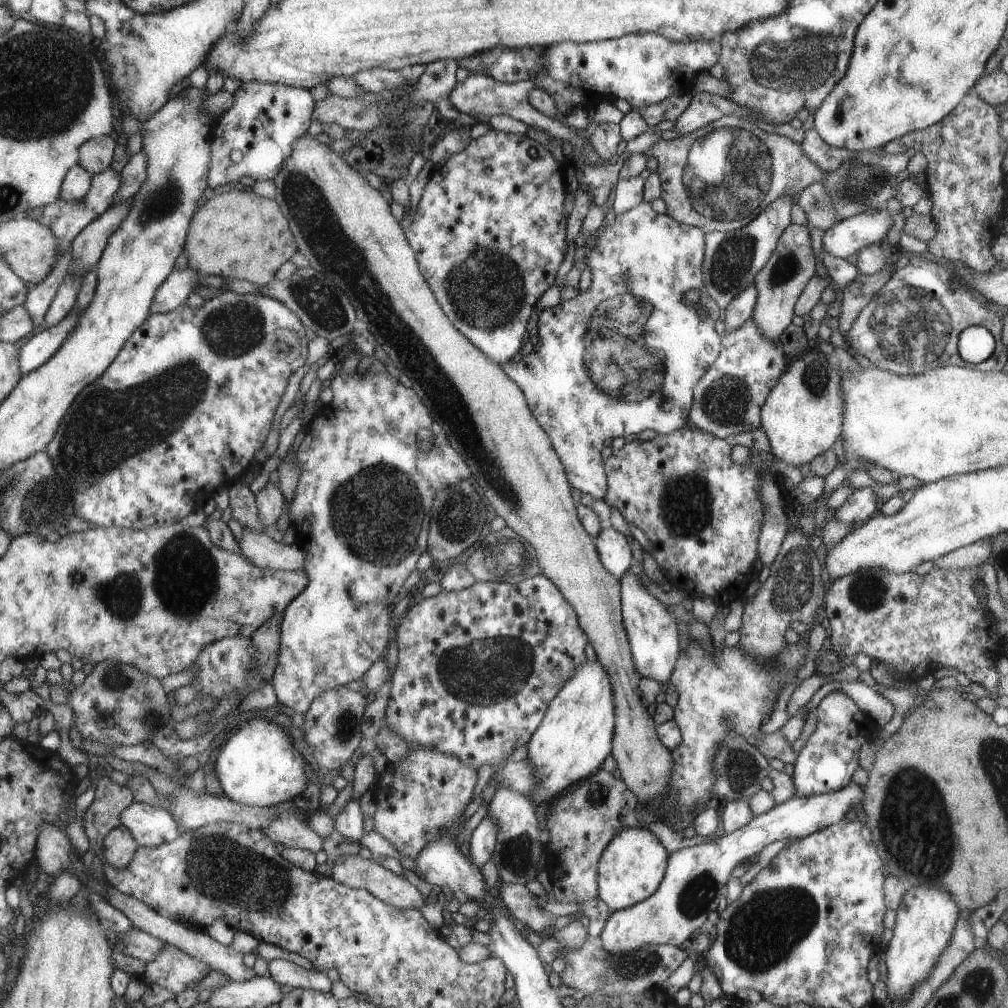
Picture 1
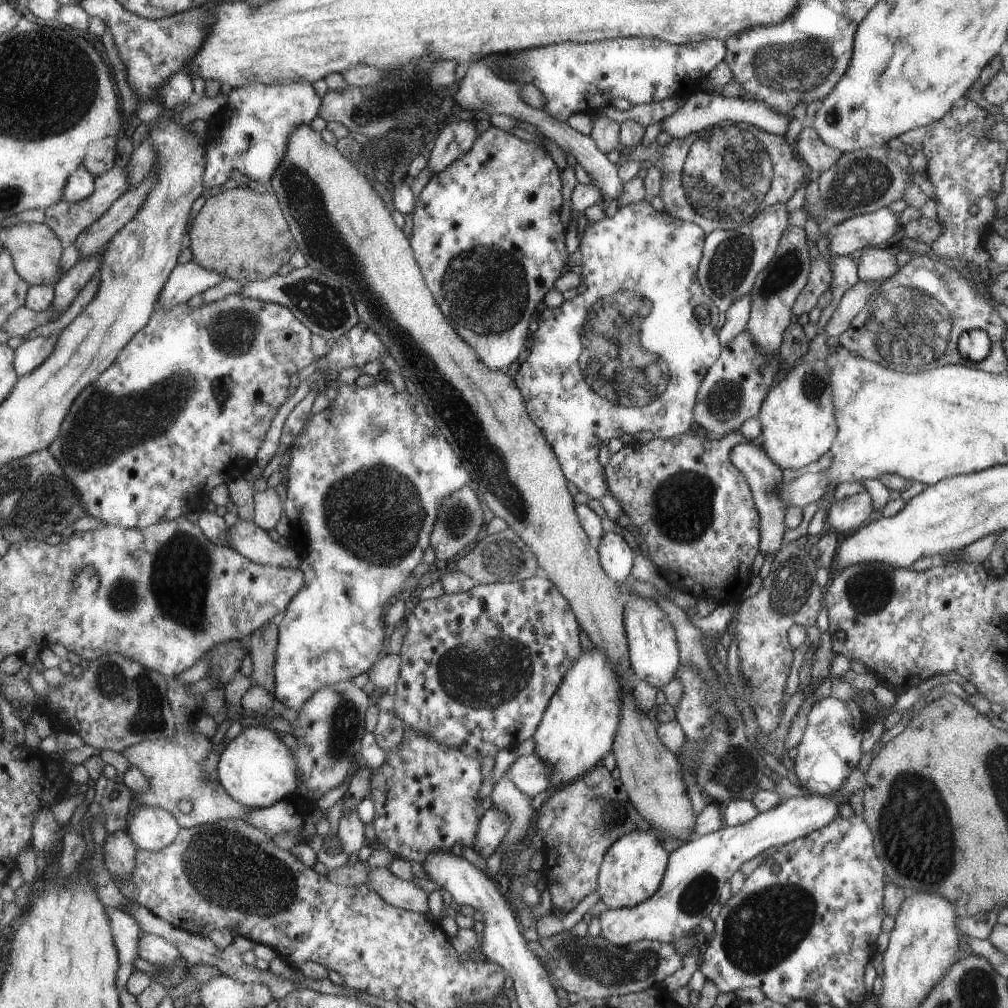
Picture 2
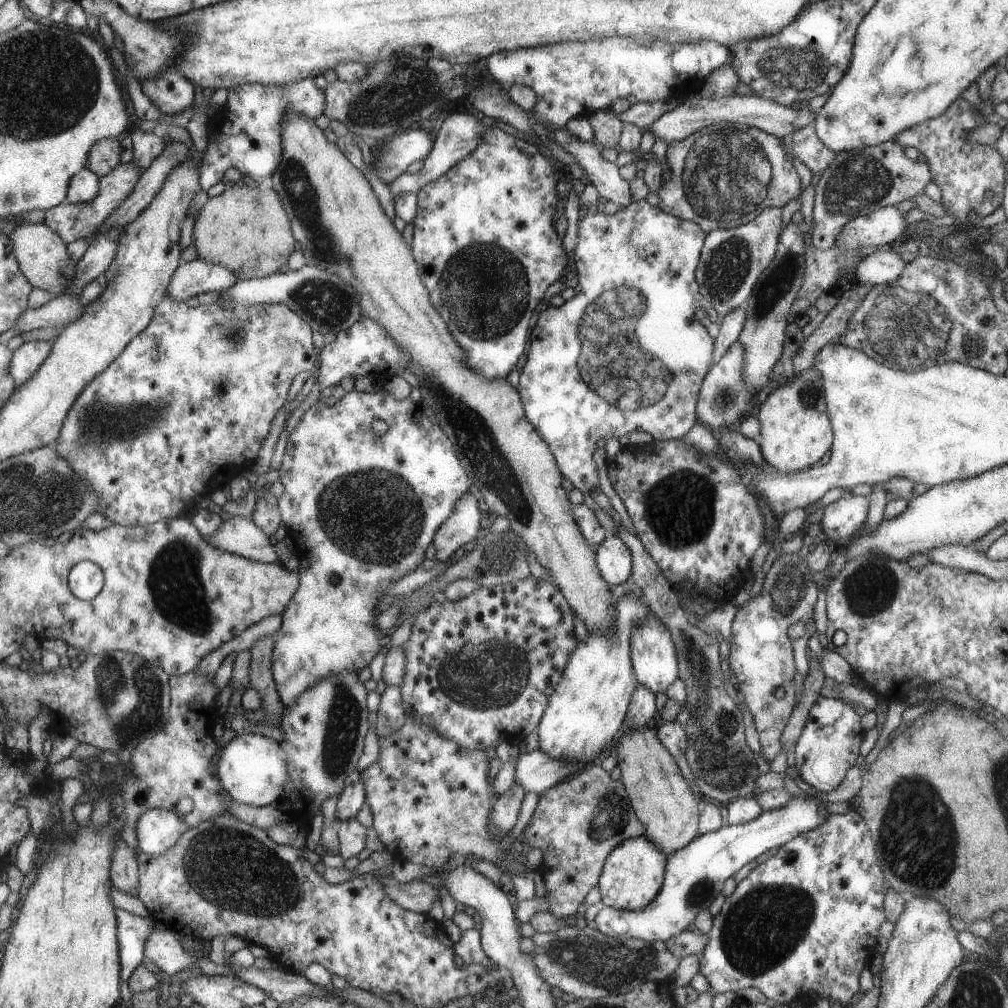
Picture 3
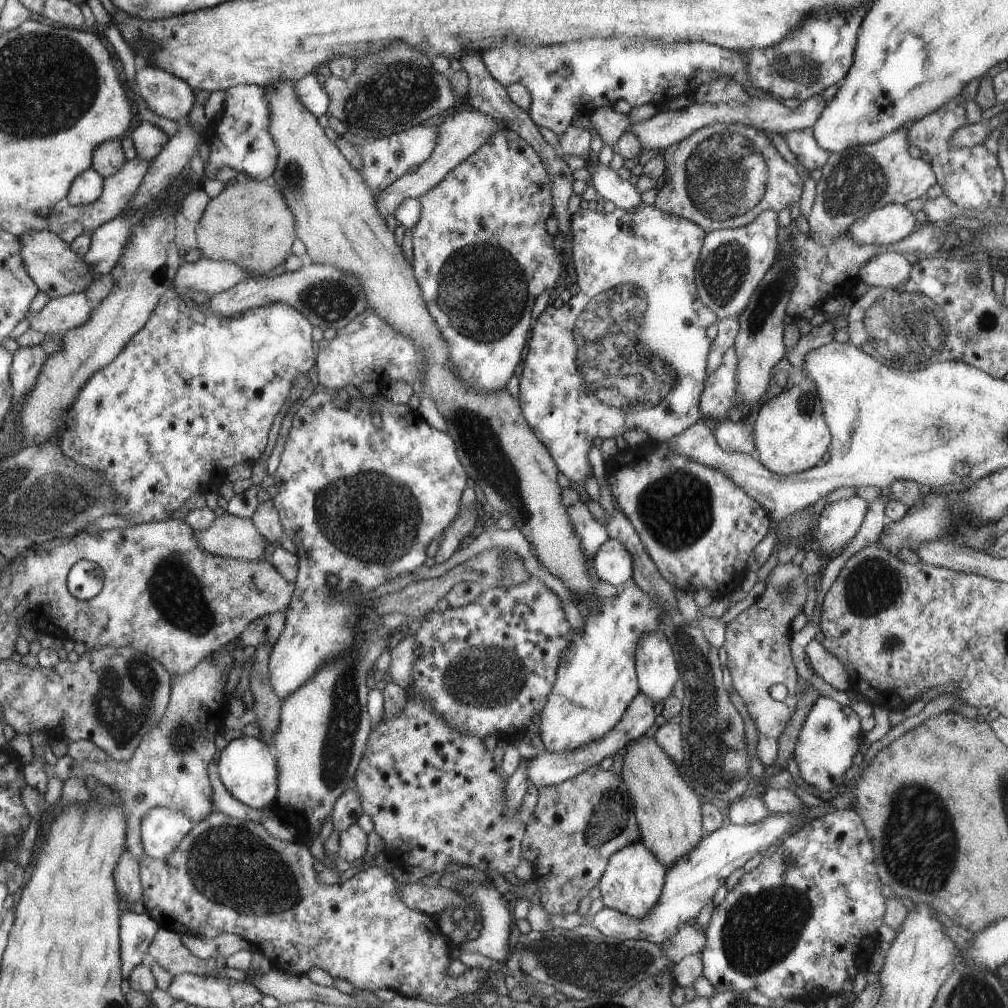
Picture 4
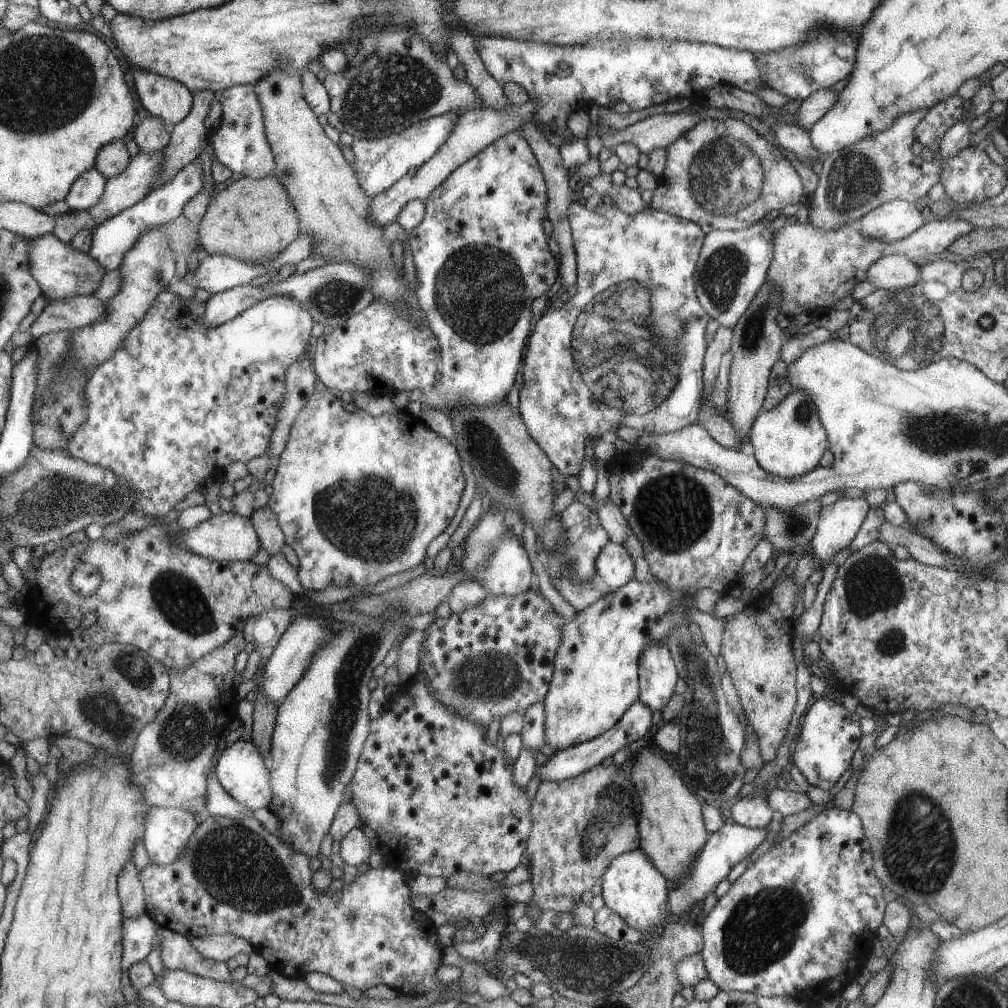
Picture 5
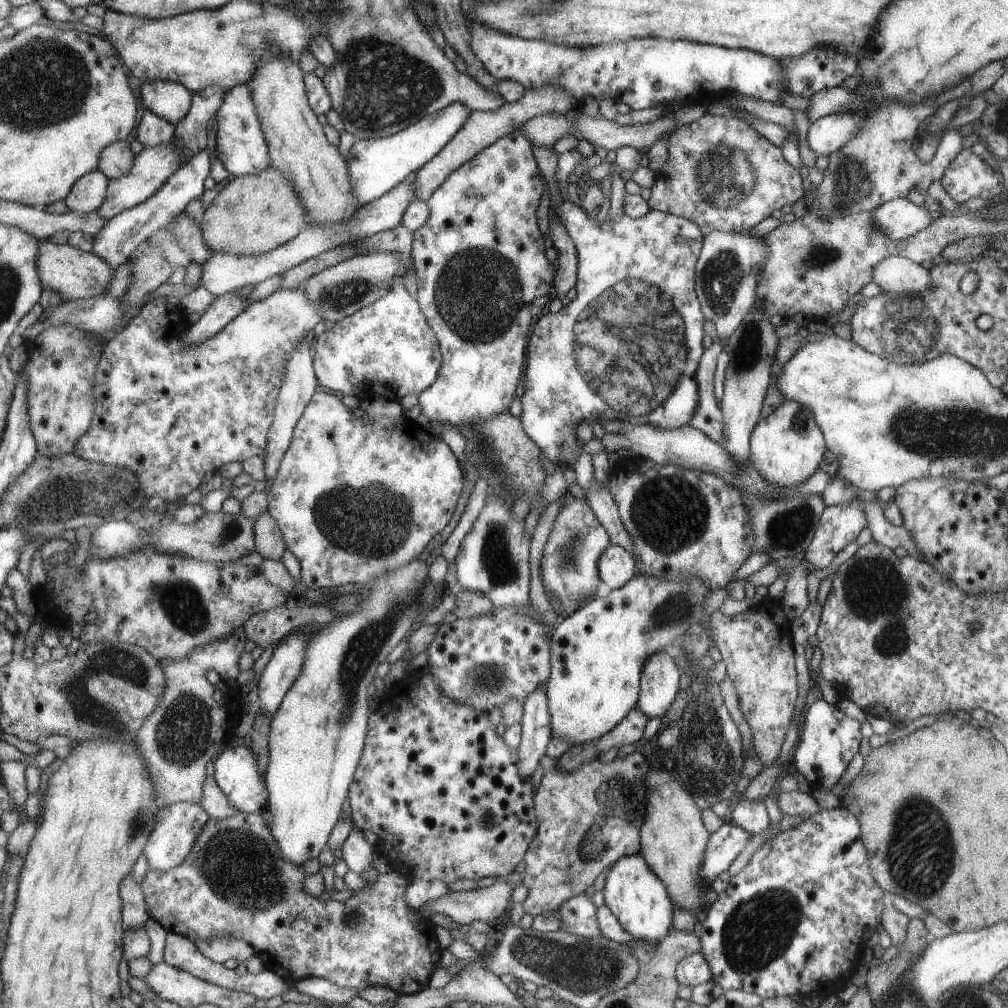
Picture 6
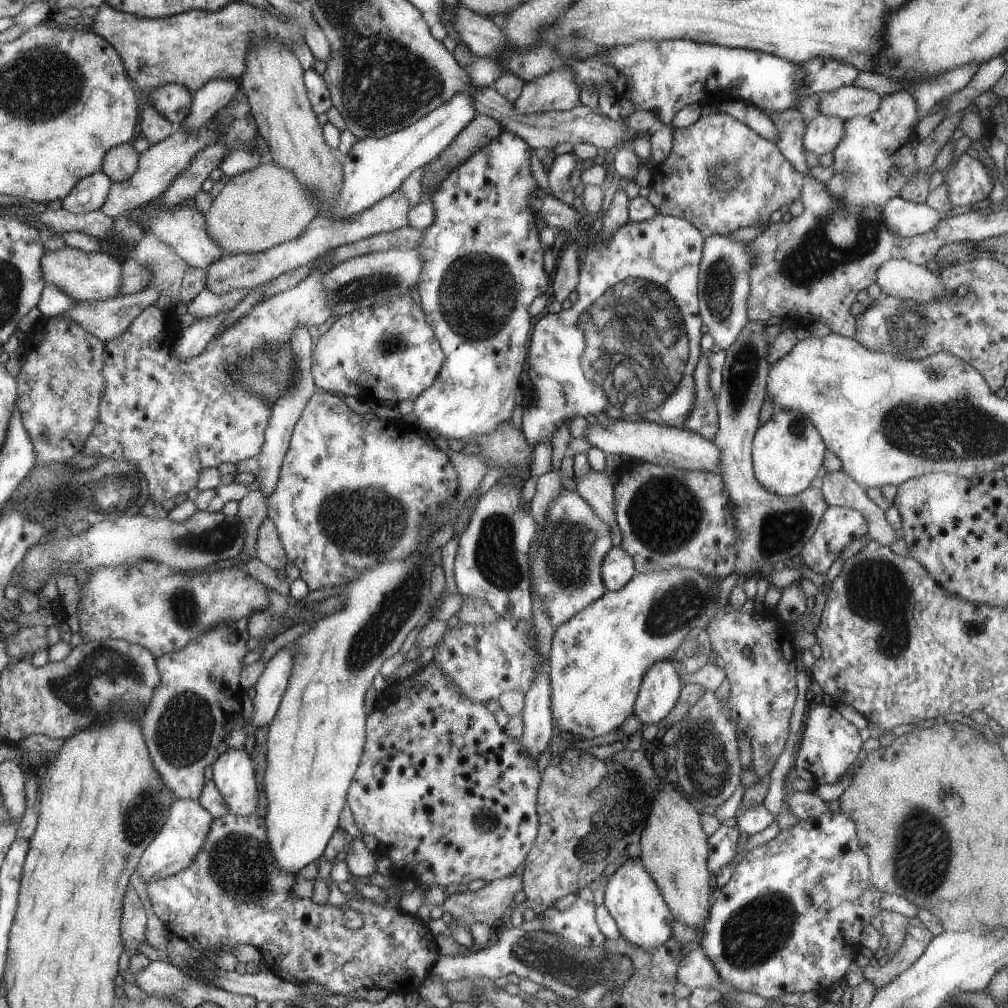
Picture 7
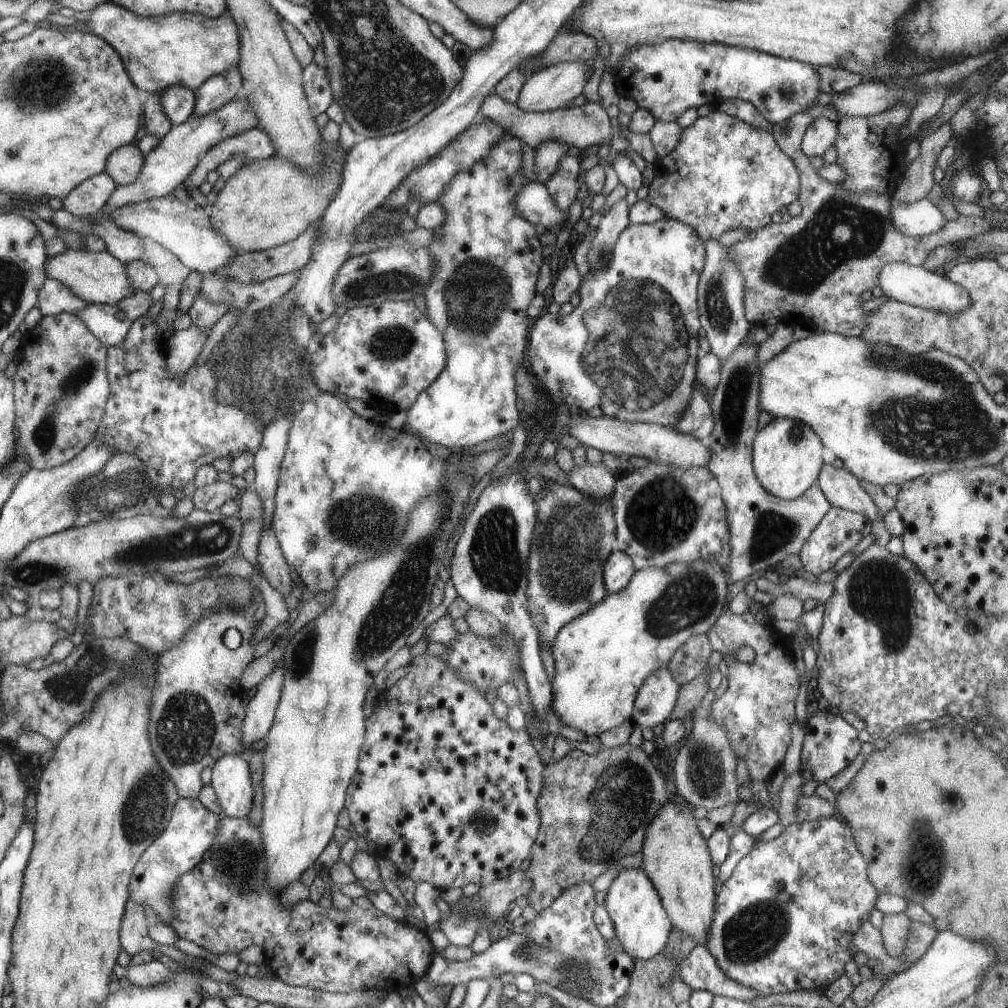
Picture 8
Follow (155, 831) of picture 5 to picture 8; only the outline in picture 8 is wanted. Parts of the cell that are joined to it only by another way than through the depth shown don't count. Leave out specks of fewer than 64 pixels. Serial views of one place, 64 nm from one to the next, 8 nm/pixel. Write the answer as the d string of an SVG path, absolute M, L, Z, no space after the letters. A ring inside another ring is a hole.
M181 799L172 808L172 816L159 836L141 853L140 860L132 870L129 884L129 899L143 908L152 908L160 922L168 922L176 916L170 903L170 890L179 881L181 874L187 873L204 856L212 844L221 815L207 811L197 799Z

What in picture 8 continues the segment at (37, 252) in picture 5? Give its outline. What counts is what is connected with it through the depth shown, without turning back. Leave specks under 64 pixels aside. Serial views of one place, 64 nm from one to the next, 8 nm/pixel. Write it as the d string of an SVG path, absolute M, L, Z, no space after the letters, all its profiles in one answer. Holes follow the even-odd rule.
M67 249L63 254L48 257L46 262L48 278L57 279L69 286L77 295L90 303L118 303L135 292L129 284L125 263L113 256L108 249L101 252L85 249Z

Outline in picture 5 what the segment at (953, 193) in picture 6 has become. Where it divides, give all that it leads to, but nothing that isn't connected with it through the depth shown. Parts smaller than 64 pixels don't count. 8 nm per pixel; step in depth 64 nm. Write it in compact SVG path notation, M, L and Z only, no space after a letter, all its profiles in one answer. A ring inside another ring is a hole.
M967 146L947 158L938 174L941 186L944 188L946 198L959 205L980 203L987 198L997 196L1003 186L1007 184L1007 178L1003 170L994 164L985 153L983 146Z

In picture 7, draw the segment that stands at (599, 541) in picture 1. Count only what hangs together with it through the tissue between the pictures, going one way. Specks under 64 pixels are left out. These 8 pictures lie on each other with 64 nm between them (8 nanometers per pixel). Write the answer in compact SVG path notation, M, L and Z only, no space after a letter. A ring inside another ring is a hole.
M612 547L601 561L601 578L607 591L617 591L636 573L631 556L621 547Z

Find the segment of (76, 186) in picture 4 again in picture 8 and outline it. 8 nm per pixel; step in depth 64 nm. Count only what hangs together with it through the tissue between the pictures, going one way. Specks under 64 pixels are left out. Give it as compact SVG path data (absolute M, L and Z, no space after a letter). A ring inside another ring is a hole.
M107 171L100 172L73 189L72 193L64 198L63 207L80 217L97 215L103 211L118 186Z

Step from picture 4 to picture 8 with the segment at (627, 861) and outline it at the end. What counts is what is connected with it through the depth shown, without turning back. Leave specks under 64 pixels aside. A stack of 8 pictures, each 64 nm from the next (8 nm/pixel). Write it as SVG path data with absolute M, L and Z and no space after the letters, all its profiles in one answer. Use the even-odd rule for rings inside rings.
M621 868L605 893L603 905L615 926L615 936L622 950L631 956L633 961L655 957L663 950L672 929L672 921L663 904L659 904L660 896L657 896L657 893L643 868Z

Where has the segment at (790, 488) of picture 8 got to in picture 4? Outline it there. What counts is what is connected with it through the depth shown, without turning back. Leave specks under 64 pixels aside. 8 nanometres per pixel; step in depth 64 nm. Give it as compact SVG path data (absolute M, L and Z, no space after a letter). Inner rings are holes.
M804 377L797 384L770 398L767 402L756 408L750 418L754 447L757 451L757 460L771 472L788 475L807 470L821 463L821 456L831 444L831 434L823 414L822 402L813 379Z

